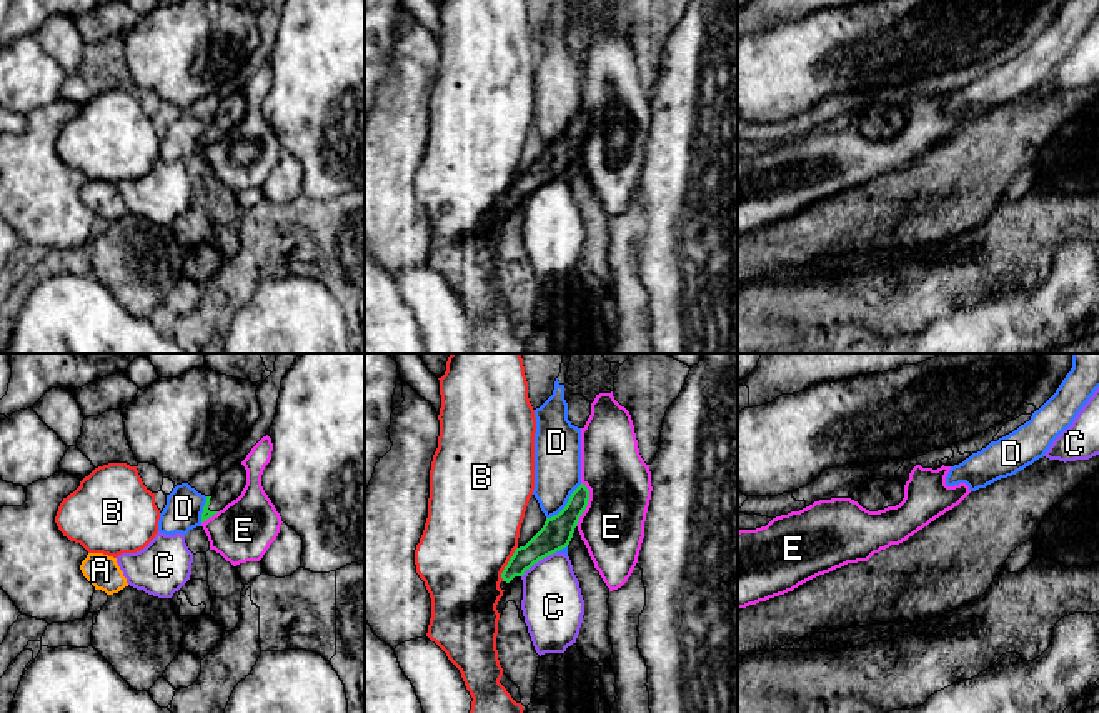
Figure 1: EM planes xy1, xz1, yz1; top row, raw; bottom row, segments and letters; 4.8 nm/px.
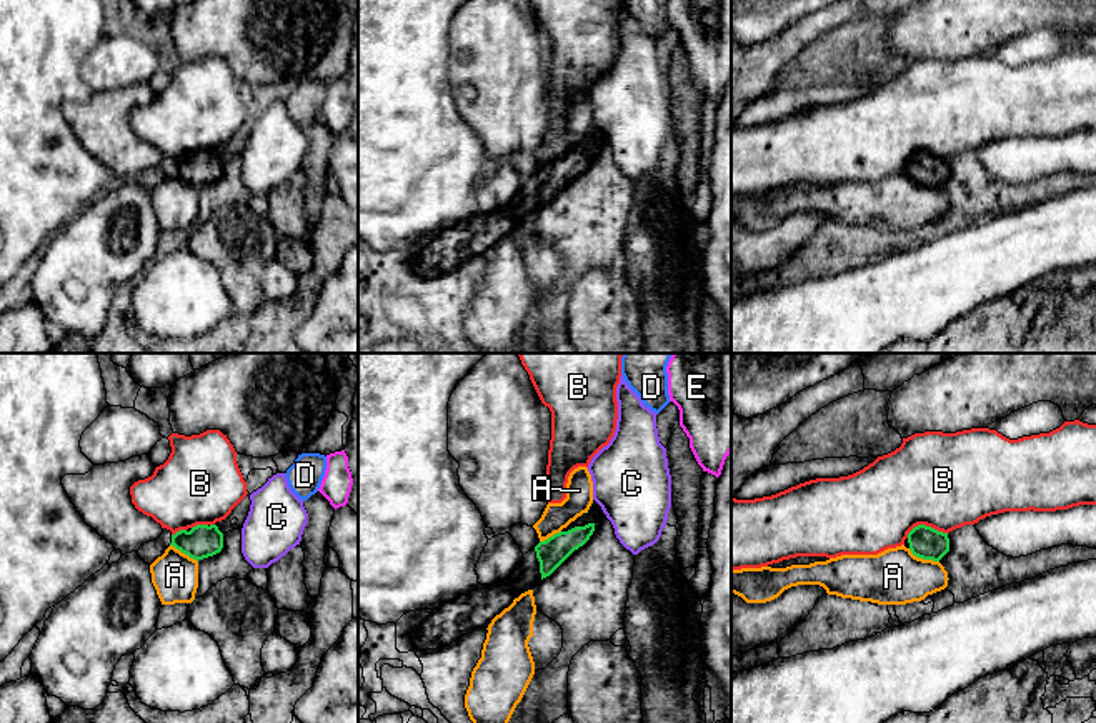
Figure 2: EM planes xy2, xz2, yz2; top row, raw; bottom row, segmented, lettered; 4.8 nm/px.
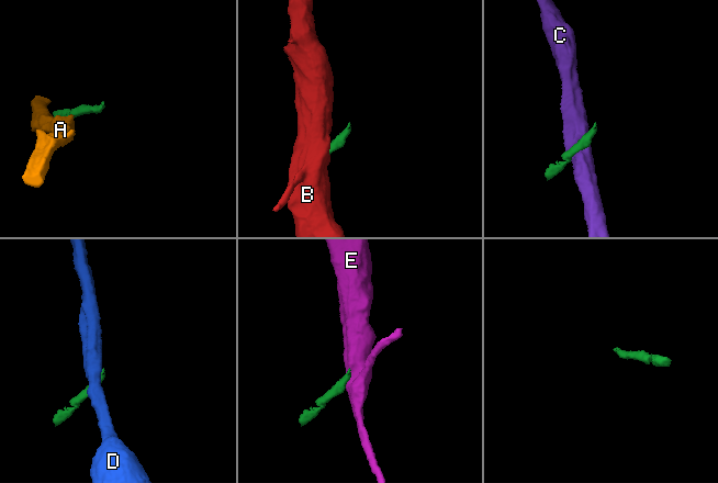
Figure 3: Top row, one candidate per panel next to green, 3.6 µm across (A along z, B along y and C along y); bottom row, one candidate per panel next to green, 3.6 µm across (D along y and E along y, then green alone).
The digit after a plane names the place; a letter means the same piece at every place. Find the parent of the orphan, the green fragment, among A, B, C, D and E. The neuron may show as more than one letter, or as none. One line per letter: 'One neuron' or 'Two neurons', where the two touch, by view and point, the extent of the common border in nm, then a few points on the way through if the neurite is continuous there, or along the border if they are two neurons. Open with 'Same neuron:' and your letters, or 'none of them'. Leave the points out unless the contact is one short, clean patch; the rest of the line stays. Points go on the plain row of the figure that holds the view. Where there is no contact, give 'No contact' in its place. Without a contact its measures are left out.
Same neuron: none of them
A: Two neurons. Touches green at yz2 (923, 185). Shared border 170 nm
B: Two neurons. Touches green at yz2 (925, 152). Shared border 200 nm
C: Two neurons. Touches green at xz1 (537, 189). Shared border 200 nm. Boundary: xz1 (555, 179), (535, 189), (522, 204)
D: Two neurons. Touches green at xz1 (566, 130). Shared border 240 nm. Boundary: xz1 (581, 110), (568, 129), (547, 145)
E: Two neurons. Touches green at xz1 (586, 130). Shared border 220 nm. Boundary: xz1 (581, 109), (588, 117), (588, 132), (575, 152)

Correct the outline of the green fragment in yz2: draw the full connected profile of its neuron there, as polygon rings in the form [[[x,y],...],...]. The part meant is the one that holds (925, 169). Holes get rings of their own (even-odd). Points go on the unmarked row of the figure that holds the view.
[[[918,152],[908,160],[909,177],[923,187],[939,188],[949,178],[948,160]]]

